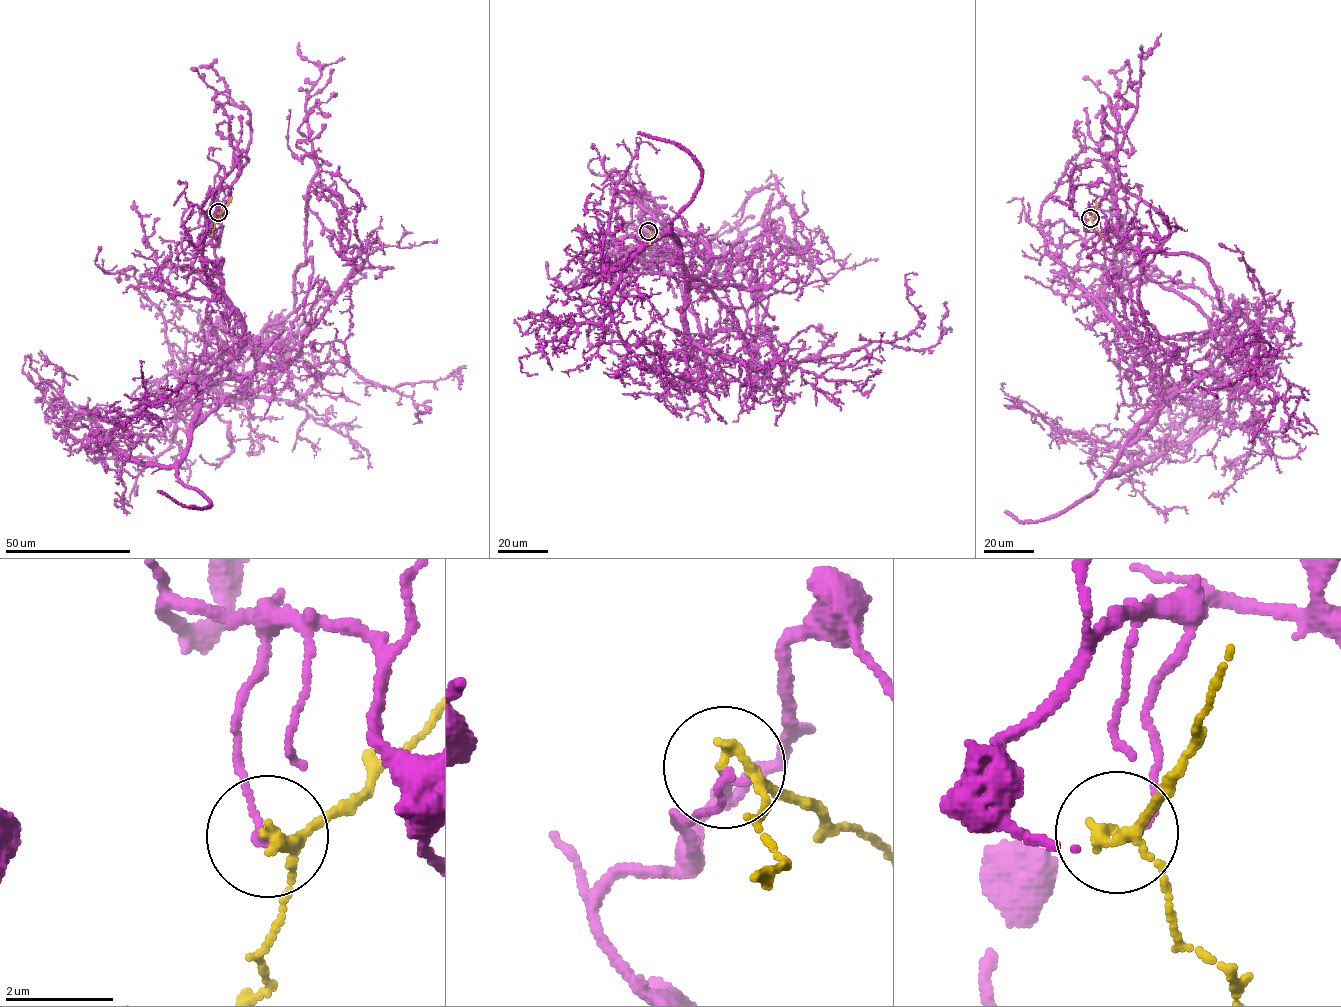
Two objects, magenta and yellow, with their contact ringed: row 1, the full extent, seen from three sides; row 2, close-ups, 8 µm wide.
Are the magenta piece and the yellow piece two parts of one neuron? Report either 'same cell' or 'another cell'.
another cell

